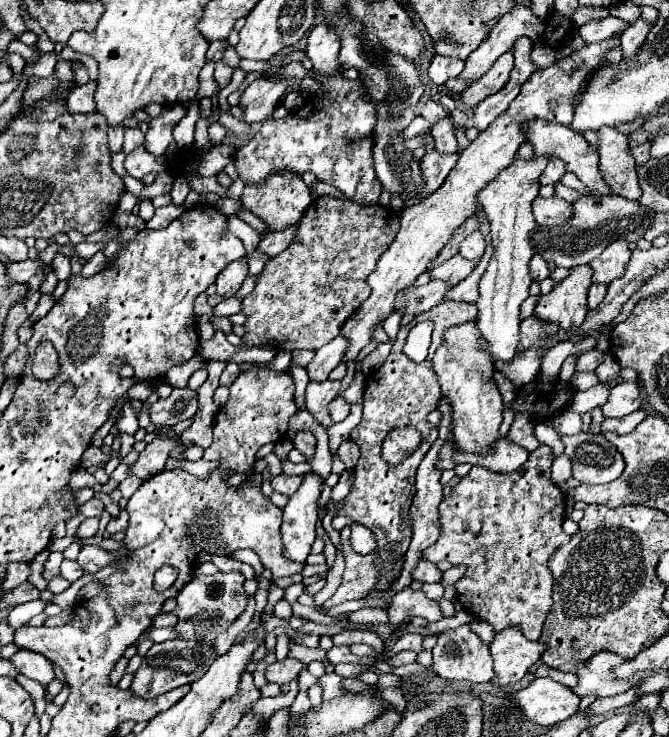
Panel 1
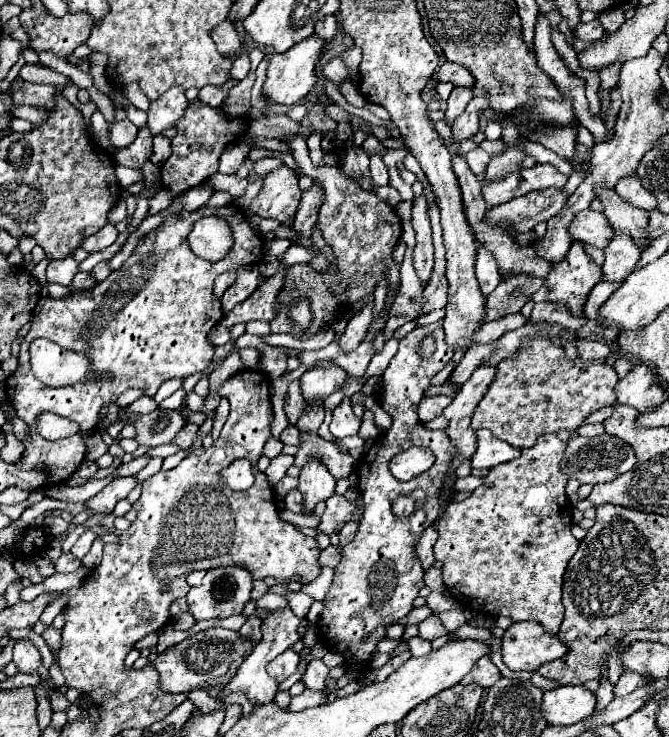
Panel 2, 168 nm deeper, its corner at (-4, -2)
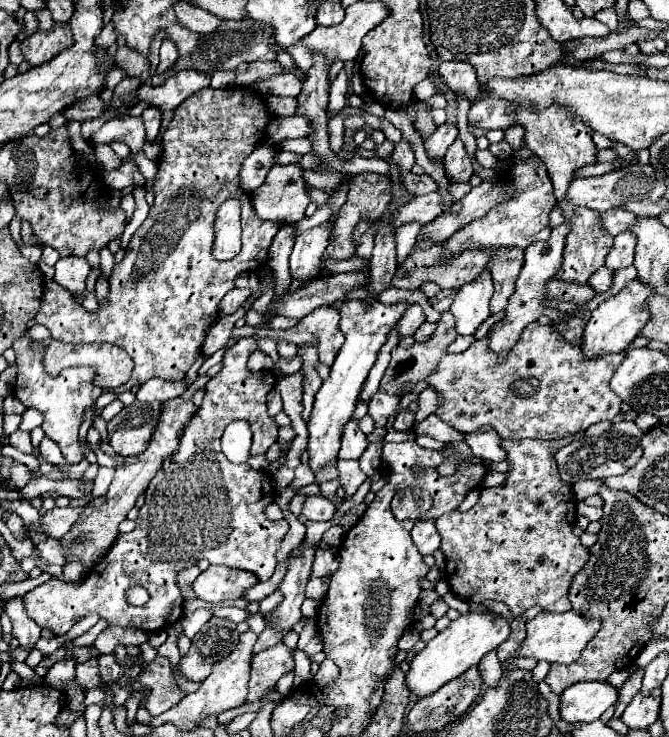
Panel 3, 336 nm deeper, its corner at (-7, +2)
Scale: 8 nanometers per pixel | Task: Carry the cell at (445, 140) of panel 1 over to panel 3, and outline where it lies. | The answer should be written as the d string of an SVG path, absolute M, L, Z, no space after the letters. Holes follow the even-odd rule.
M497 249L493 253L493 261L489 263L495 285L495 293L491 297L491 315L505 311L505 305L513 295L521 265L523 265L523 249Z

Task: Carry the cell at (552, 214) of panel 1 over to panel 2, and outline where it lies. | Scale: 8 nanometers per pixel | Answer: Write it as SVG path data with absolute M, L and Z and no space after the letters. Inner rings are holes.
M590 209L580 211L578 217L574 217L574 221L570 223L570 237L574 241L592 243L598 249L604 249L608 241L614 237L614 233L610 231L612 229L606 221L606 215L590 211Z

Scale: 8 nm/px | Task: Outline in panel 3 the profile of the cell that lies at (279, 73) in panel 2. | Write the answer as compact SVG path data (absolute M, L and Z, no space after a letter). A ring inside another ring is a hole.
M357 1L353 5L349 5L345 9L345 19L339 25L331 25L331 27L317 27L313 33L309 33L309 37L303 37L299 43L291 45L287 49L289 55L293 55L297 67L301 71L309 71L311 69L311 55L313 53L321 53L327 57L329 63L341 59L341 61L355 61L359 57L359 49L361 49L361 39L373 29L377 27L385 17L389 15L389 7L383 1Z

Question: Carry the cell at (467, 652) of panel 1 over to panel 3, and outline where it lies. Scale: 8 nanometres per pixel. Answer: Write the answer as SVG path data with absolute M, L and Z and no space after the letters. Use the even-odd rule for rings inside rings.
M489 651L489 653L481 659L481 663L479 663L479 675L481 675L481 679L483 679L483 683L485 683L487 687L497 685L497 681L501 679L501 663L499 663L495 651Z

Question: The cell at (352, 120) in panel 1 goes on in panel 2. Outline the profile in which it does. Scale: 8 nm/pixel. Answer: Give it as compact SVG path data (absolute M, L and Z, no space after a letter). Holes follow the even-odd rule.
M330 15L330 17L324 17L322 21L318 21L316 25L316 35L322 37L324 41L332 41L338 33L338 19L336 15Z

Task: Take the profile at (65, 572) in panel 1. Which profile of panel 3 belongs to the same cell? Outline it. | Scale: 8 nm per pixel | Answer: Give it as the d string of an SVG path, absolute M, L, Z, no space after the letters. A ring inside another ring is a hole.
M47 537L47 539L41 539L35 547L39 549L41 557L43 557L43 559L47 559L49 563L65 565L65 553L63 553L63 549L61 549L59 541L55 541L55 539L49 539L49 537Z

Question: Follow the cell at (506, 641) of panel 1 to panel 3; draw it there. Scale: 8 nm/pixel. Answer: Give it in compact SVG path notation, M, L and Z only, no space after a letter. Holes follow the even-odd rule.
M575 611L565 613L539 613L535 619L527 621L527 639L523 647L517 651L519 657L535 657L539 661L549 663L573 663L579 659L585 645L591 641L591 637L601 629L599 619L587 619Z

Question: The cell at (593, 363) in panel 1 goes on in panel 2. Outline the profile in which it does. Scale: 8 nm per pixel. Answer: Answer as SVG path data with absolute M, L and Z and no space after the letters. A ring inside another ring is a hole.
M580 339L578 343L578 353L580 353L580 359L584 361L596 361L596 359L606 359L610 355L610 347L606 343L600 343L600 341L590 341L590 339Z

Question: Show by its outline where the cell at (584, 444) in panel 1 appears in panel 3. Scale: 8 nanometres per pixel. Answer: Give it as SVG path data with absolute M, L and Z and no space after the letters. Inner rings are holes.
M619 421L619 423L613 423L605 433L597 437L583 437L569 443L567 447L559 449L555 455L561 481L573 485L581 479L607 479L611 475L623 475L643 455L641 437L643 437L643 431L635 423Z

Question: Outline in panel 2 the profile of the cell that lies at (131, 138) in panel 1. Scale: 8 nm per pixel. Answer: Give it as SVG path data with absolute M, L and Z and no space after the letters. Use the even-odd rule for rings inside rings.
M124 119L124 121L116 121L110 129L111 143L115 148L123 148L130 145L136 135L138 135L138 127L130 121L130 119Z

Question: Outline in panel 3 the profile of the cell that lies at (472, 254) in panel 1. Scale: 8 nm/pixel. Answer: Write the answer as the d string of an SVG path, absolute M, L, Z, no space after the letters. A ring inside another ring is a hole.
M485 269L477 281L461 287L449 309L455 317L455 329L459 335L475 335L481 323L491 315L489 313L491 295L493 281L489 269Z

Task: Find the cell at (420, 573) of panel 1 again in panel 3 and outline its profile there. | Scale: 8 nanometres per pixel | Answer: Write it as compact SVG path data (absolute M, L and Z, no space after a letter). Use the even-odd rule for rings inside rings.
M419 519L415 523L411 535L413 535L413 543L415 543L415 547L419 549L421 555L433 553L441 543L441 537L439 537L439 533L435 529L435 521L433 519Z

